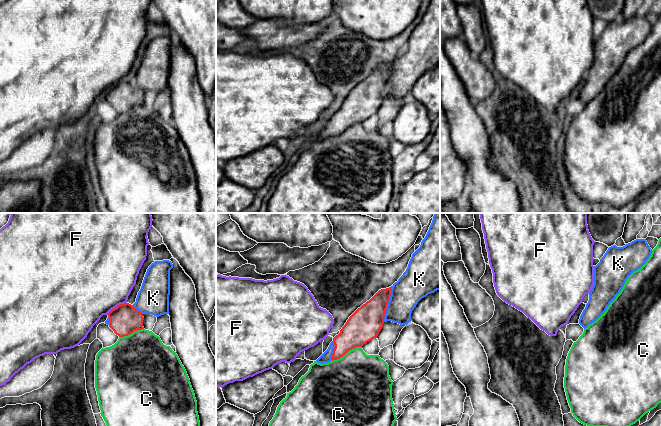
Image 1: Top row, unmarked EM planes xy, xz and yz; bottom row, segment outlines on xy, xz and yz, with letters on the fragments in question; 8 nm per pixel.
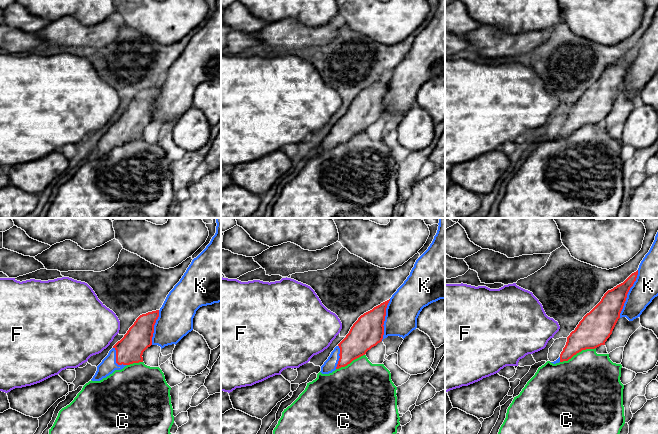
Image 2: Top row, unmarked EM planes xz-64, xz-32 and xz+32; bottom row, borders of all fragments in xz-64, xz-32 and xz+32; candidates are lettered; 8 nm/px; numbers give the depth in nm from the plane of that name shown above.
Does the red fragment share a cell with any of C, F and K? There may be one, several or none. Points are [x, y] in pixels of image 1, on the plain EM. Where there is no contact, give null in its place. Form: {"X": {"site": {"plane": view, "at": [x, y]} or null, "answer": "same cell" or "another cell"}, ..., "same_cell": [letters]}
{"C": {"site": {"plane": "xz", "at": [346, 128]}, "answer": "another cell"}, "F": {"site": {"plane": "xy", "at": [117, 82]}, "answer": "another cell"}, "K": {"site": {"plane": "xz", "at": [387, 80]}, "answer": "same cell"}, "same_cell": ["K"]}

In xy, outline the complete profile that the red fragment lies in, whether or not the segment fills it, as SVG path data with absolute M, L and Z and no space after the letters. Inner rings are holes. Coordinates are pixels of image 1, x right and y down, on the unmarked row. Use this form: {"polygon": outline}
{"polygon": "M169 36L155 37L152 39L147 45L136 78L133 81L129 79L120 80L112 85L107 90L108 94L105 100L107 100L116 111L124 113L132 110L134 107L144 105L144 90L151 90L156 93L169 90L170 46L172 44L173 40Z"}

